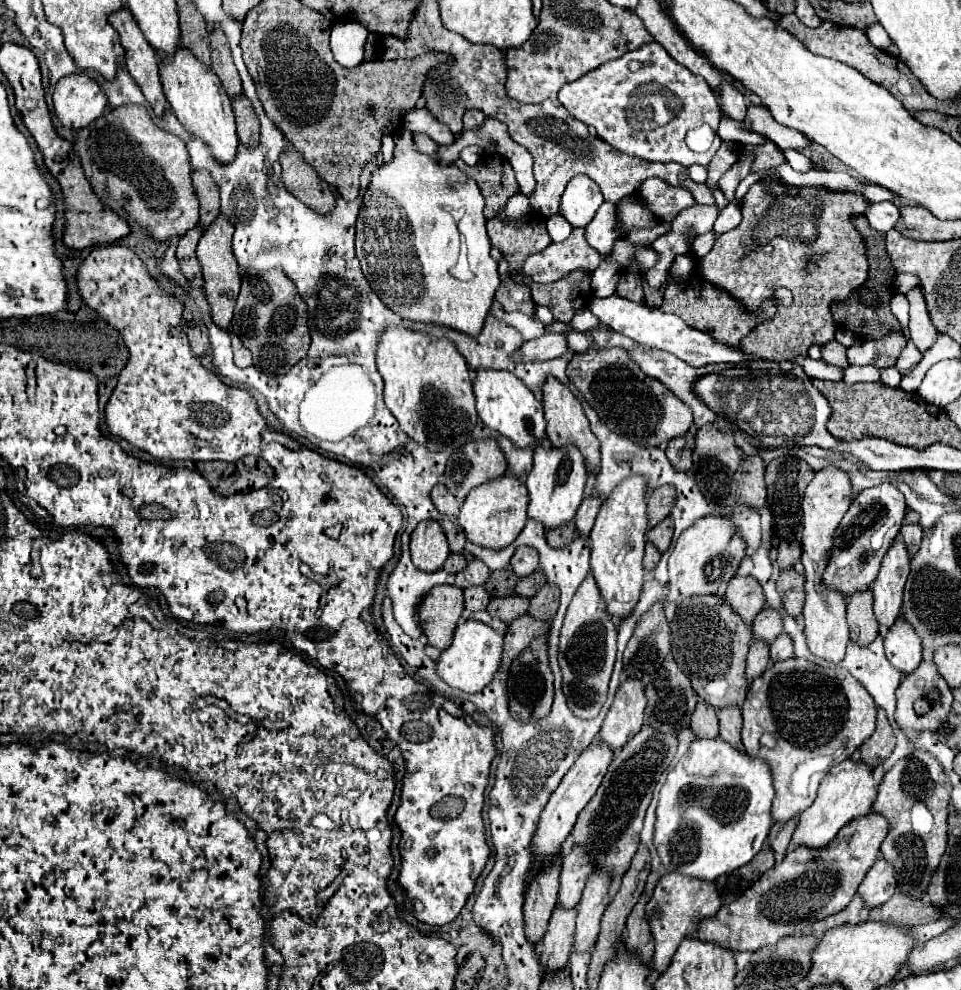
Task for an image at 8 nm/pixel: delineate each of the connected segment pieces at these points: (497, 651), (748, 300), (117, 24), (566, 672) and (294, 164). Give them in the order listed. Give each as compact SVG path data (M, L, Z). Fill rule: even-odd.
M467 620L459 622L453 634L453 642L449 648L445 648L437 660L437 674L443 682L447 682L451 688L457 688L461 692L473 694L483 690L493 678L493 674L501 666L501 652L503 652L503 636L497 634L491 626Z
M757 182L749 188L741 202L741 224L735 230L721 234L711 252L699 258L701 276L715 288L731 294L731 298L735 298L749 316L759 314L765 300L773 300L777 308L775 318L771 316L765 322L759 322L741 340L741 350L753 358L793 362L797 356L807 356L811 344L825 344L833 340L837 326L829 312L831 302L845 300L853 288L859 288L867 280L869 264L865 258L865 244L851 224L851 216L863 214L865 208L867 200L855 194L831 194L829 190L815 190L811 186L775 186L775 182L767 186ZM809 260L817 262L817 274L809 274L805 270Z
M123 8L117 14L111 14L111 26L119 32L121 46L127 54L127 72L135 78L135 82L141 86L143 96L151 104L153 112L161 118L165 114L165 94L161 90L161 78L159 78L159 64L155 50L149 46L149 42L143 38L137 22L133 20L131 12Z
M587 576L567 608L559 636L559 668L563 674L563 694L567 698L567 706L577 718L595 718L607 698L607 686L615 662L615 640L615 624L611 622L611 618L607 618L607 614L603 614L603 598L599 598L599 590L595 590L595 580Z
M285 150L281 154L281 166L283 184L295 198L317 214L331 214L335 208L333 188L327 182L321 182L315 168L303 162L303 156L297 150Z

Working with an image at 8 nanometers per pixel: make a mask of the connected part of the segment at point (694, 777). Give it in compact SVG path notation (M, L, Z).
M721 738L715 740L695 740L689 752L669 770L667 780L659 792L659 804L655 810L655 830L653 846L661 858L661 864L669 872L677 872L697 880L715 880L721 874L737 870L751 862L751 858L761 850L771 822L771 802L773 784L767 764L759 758L747 756L743 750L727 746Z

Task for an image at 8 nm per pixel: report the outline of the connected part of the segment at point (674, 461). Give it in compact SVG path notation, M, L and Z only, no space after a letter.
M689 432L685 434L683 438L673 438L667 448L665 448L665 454L667 454L667 460L671 462L671 466L679 472L691 472L691 454L693 454L693 446L695 446L695 434Z

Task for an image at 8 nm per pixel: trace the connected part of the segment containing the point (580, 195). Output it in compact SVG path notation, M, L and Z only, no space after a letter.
M577 174L567 182L559 214L571 226L587 226L601 204L603 196L599 186L589 176Z

